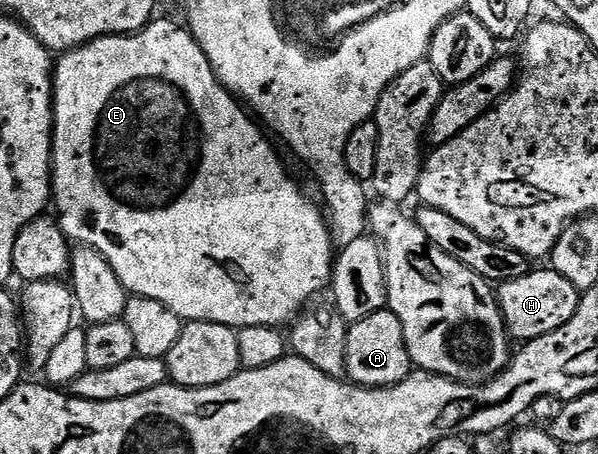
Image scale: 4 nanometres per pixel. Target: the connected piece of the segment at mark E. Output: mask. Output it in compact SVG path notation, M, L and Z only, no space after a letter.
M158 21L131 35L99 37L97 41L89 41L79 49L63 54L55 62L52 197L54 209L56 205L60 212L58 224L69 242L97 249L110 263L110 267L114 267L114 275L118 275L129 294L158 299L158 303L170 307L170 311L174 311L174 315L185 322L209 321L228 325L237 331L259 325L284 327L315 293L323 289L325 292L329 288L334 264L334 242L329 222L322 209L320 214L319 207L284 170L275 147L264 138L265 130L249 116L245 106L224 88L210 67L202 47L187 28L180 26L179 29L176 25Z

